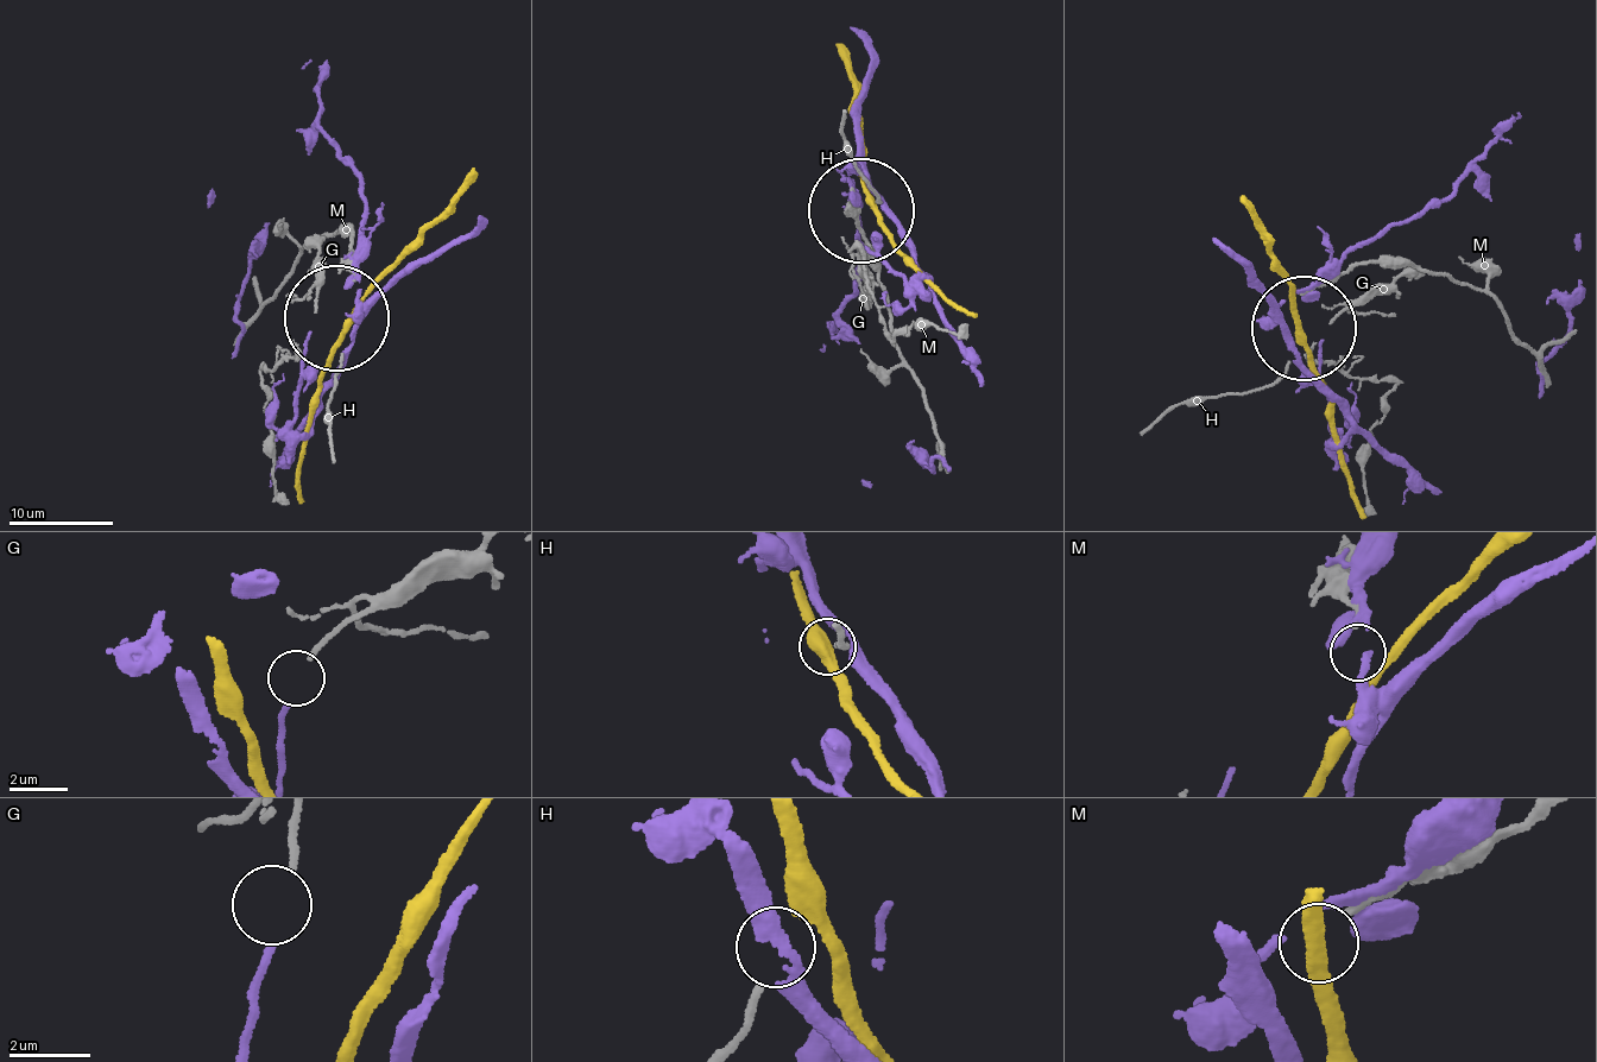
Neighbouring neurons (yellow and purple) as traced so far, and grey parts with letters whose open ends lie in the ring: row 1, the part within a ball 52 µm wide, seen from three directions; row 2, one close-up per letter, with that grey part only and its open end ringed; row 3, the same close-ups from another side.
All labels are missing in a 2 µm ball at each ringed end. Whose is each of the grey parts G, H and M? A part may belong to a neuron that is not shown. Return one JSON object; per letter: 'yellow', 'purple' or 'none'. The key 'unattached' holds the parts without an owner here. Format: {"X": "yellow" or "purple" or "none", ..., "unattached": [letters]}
{"G": "purple", "H": "yellow", "M": "none", "unattached": ["M"]}

